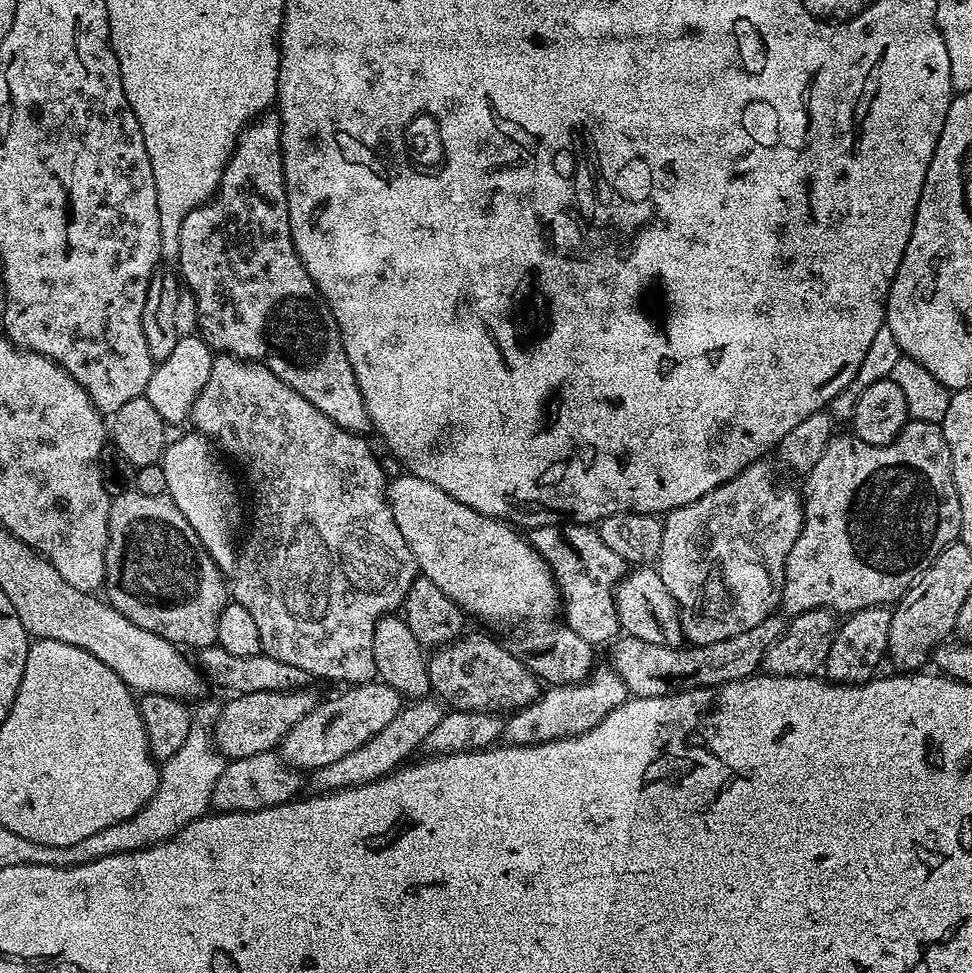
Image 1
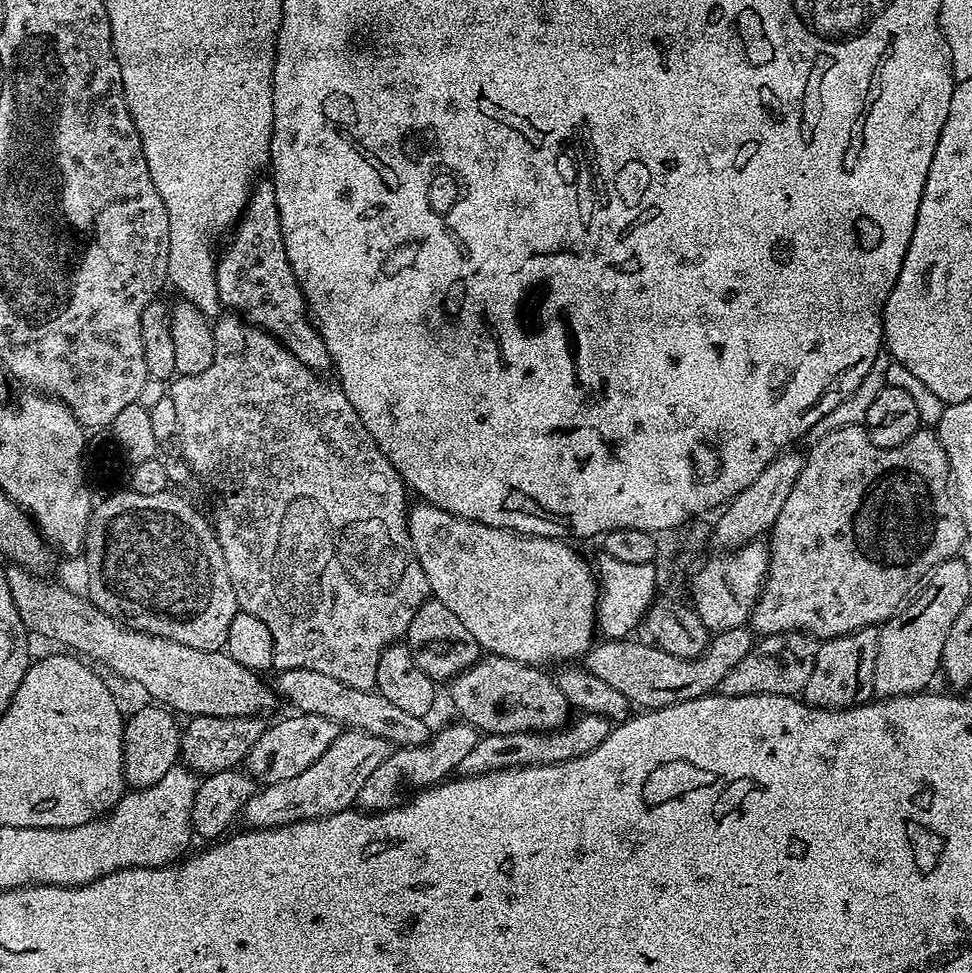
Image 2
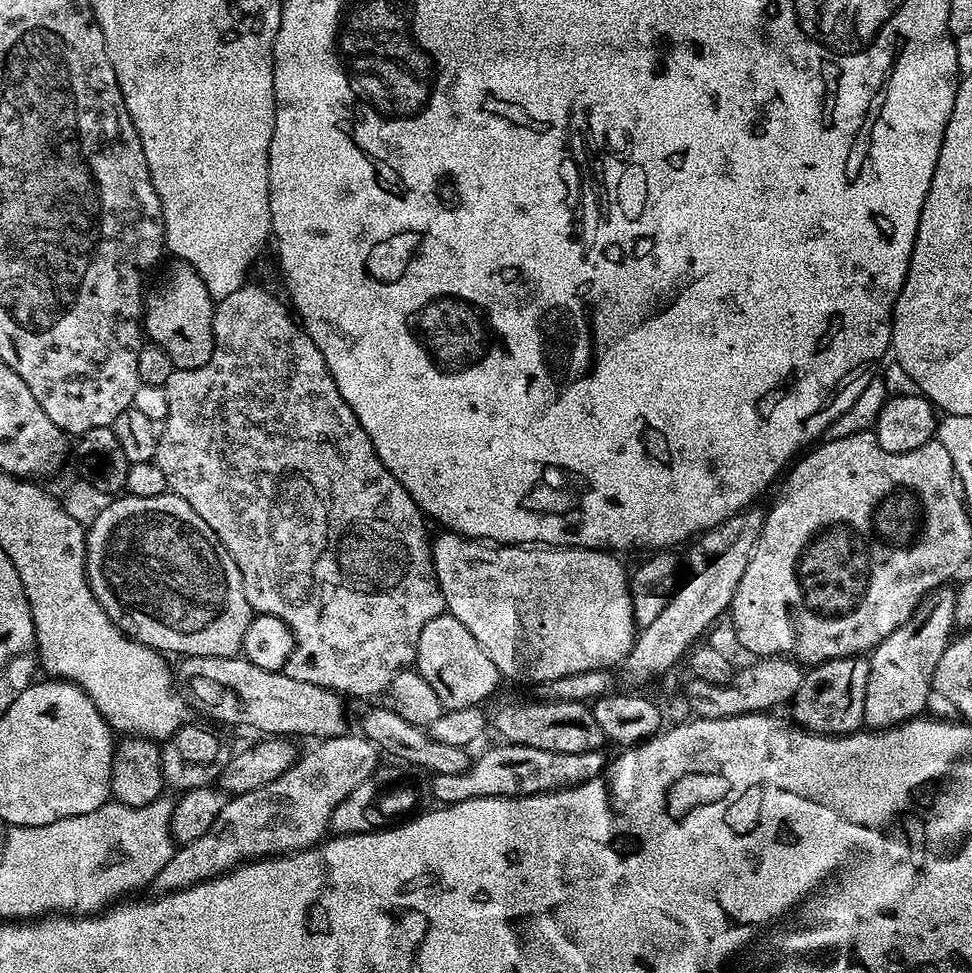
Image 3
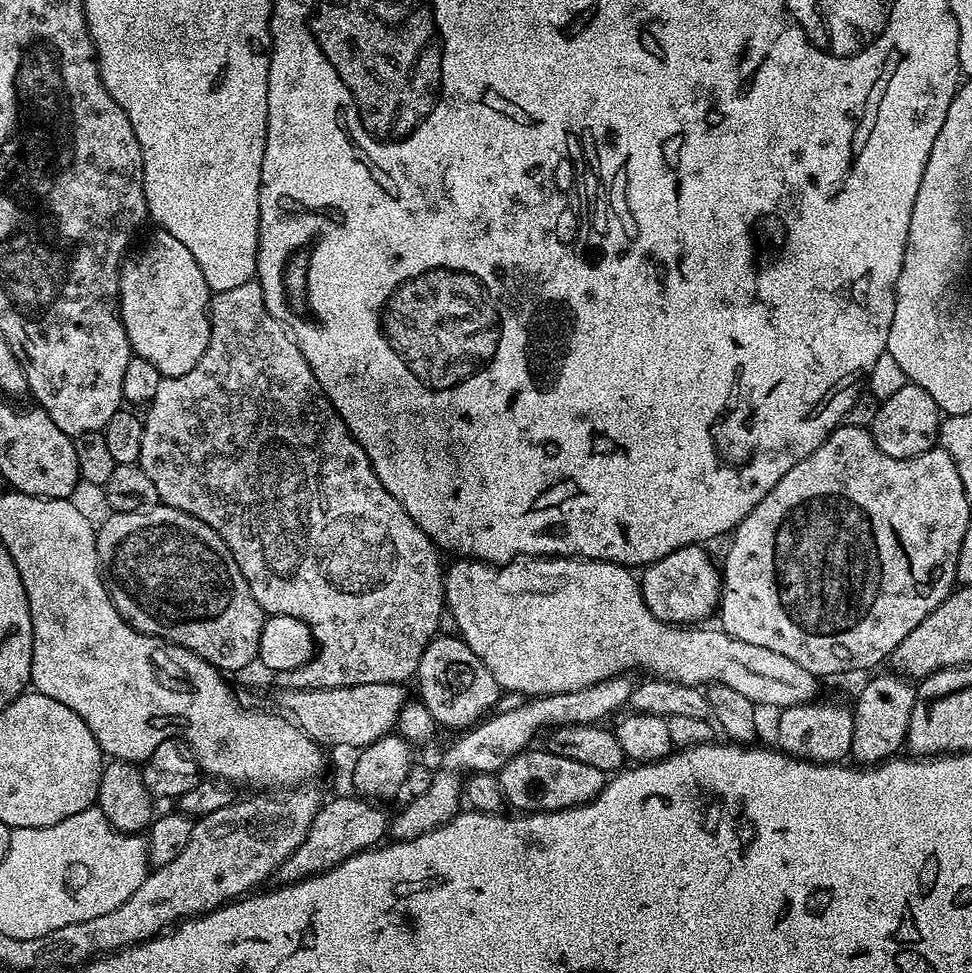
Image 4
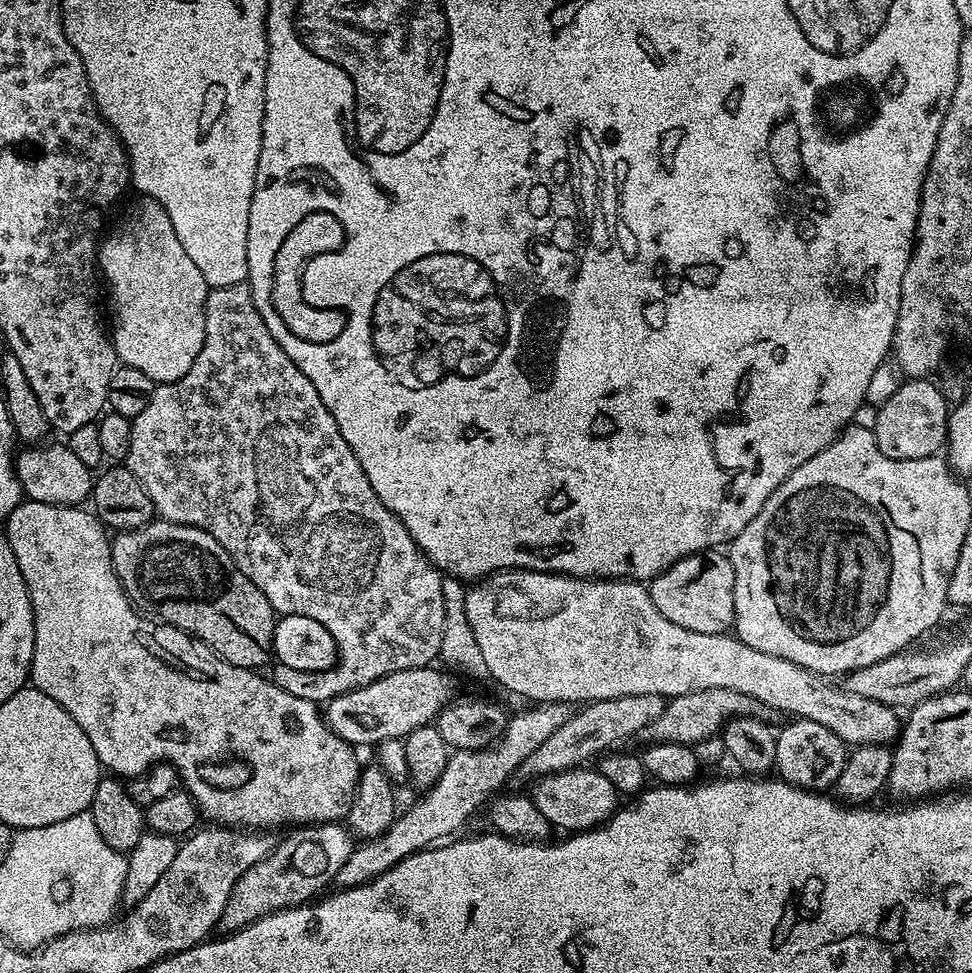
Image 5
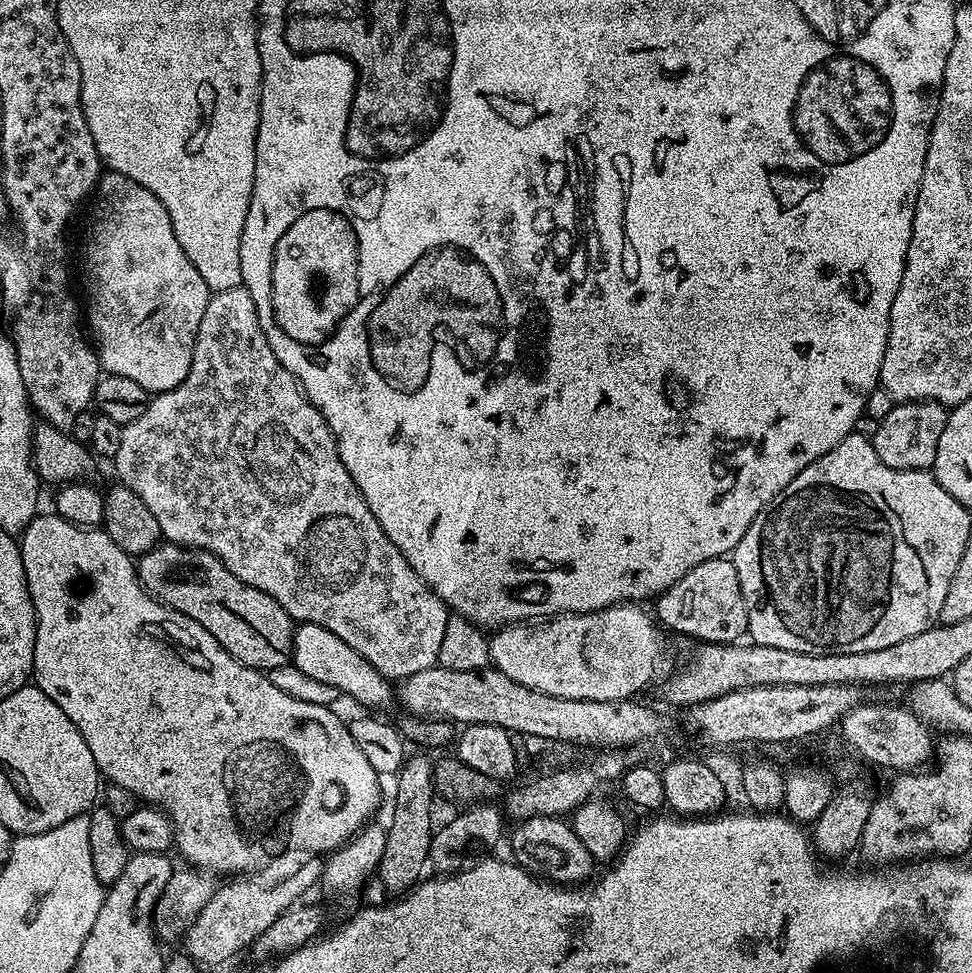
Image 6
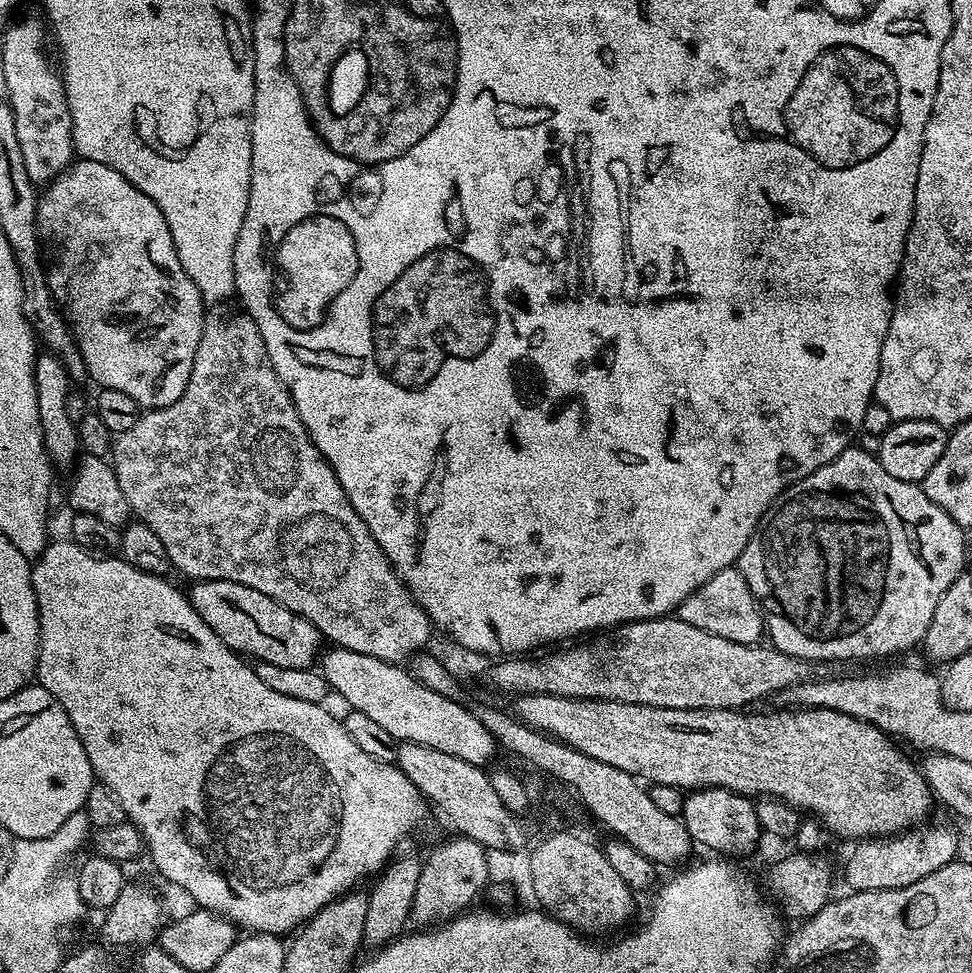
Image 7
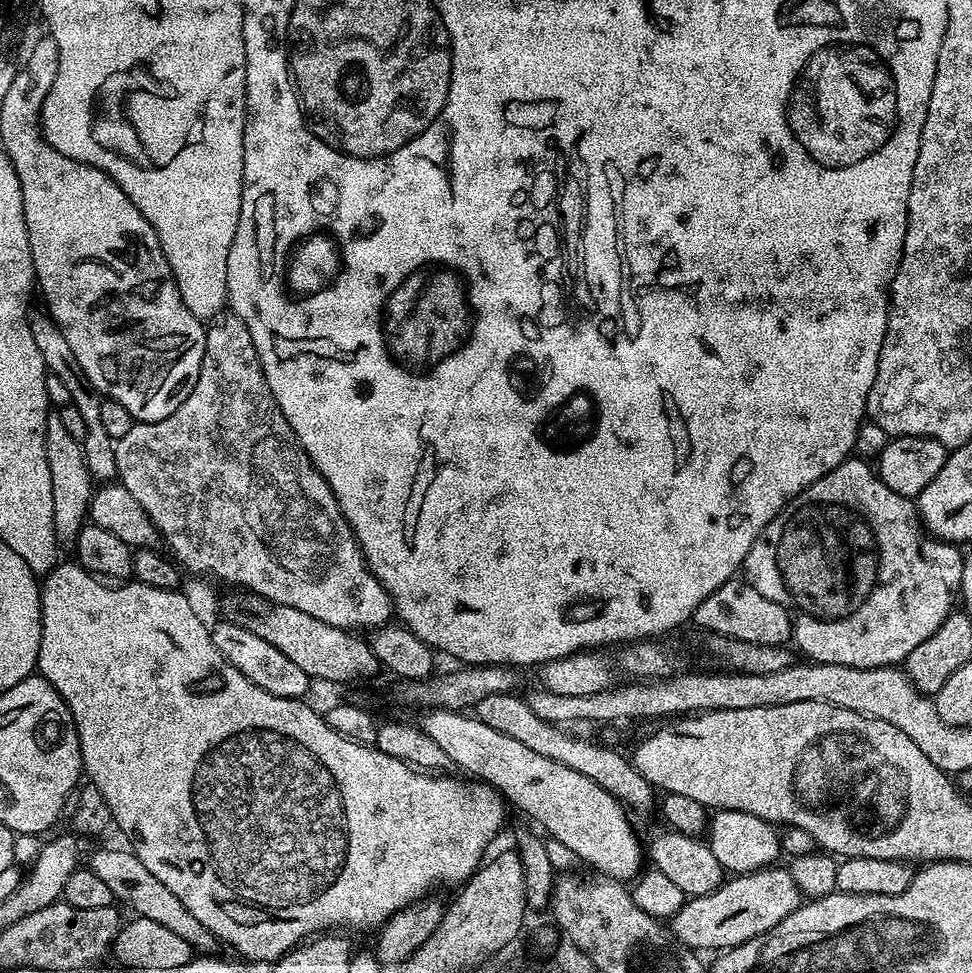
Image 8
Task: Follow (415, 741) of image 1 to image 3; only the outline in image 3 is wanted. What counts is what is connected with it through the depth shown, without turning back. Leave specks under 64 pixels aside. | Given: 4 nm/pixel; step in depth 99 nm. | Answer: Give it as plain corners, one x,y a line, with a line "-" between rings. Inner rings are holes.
345,734
342,736
326,736
315,741
316,744
308,753
301,755
297,759
294,766
290,766
290,770
286,770
286,774
282,774
282,778
274,778
274,782
270,782
266,786
258,786
258,790
250,790
241,796
234,796
225,799
222,810
218,814
218,818
214,818
214,826
210,826
210,830
206,830
206,834
202,834
202,838
194,838
194,842
189,844
181,844
176,849
176,853
170,858
170,862
166,862
166,866
162,866
162,870
156,875
154,881
154,888
157,893
163,894
166,892
177,892
180,888
189,888
203,880
209,880
215,876
221,876
223,872
228,872
230,869
235,868
236,865
245,863
249,860
262,860
266,856
282,856
291,854
293,852
300,852
303,848
311,848
317,842
325,839
326,833
329,829
334,806
338,806
338,802
342,802
342,798
346,798
346,794
350,794
350,790
354,790
354,786
358,786
358,782
366,782
366,778
370,778
370,774
378,766
378,749
376,745
371,744
363,734

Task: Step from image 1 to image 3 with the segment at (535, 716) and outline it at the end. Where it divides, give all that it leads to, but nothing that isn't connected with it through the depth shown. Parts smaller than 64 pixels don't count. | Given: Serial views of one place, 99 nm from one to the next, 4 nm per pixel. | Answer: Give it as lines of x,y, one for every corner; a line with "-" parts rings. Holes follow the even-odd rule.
496,742
480,757
469,763
465,772
458,774
435,774
432,780
432,796
437,805
457,804
475,796
529,796
539,792
550,792
557,788
570,788
601,775
606,766
605,753
582,752
564,754
554,750
538,750
538,746

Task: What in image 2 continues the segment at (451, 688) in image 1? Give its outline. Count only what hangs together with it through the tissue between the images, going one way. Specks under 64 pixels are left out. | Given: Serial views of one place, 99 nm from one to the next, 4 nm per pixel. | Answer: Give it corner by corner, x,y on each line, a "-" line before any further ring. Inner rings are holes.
491,654
471,664
466,671
451,681
452,704
461,721
472,724
477,732
493,736
494,734
518,734
519,732
554,732
569,723
570,705
566,694
556,684
551,675
547,676
543,667
535,664
514,662
514,658
502,658

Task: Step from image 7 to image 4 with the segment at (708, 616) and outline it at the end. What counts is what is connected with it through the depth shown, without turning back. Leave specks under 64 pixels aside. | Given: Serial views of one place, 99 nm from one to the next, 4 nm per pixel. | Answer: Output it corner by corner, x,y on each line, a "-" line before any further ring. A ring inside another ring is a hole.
691,544
666,554
666,558
643,569
644,576
642,572
639,577
642,598
654,618
664,624
696,626
719,609
722,572
717,561
715,564
708,557
708,550
699,544

